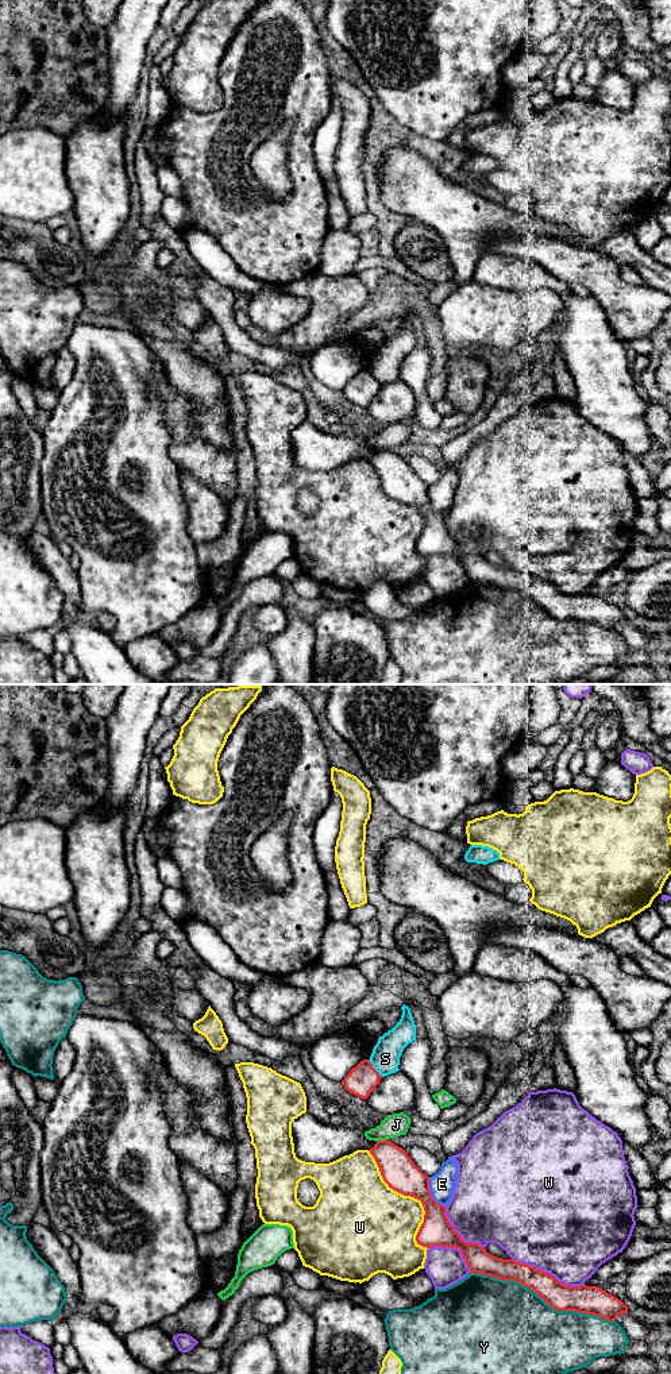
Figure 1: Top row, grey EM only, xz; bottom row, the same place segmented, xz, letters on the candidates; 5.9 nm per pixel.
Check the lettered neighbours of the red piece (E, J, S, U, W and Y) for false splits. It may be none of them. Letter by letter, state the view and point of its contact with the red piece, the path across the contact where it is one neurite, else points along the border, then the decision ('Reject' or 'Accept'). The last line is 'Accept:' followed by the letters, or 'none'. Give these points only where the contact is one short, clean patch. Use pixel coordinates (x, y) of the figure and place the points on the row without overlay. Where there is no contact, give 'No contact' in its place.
E: Touches red at xz (430, 502). Reject
J: Touches red at xz (382, 450). Reject
S: Touches red at xz (373, 377). Boundary: xz (367, 369), (382, 385). Reject
U: Touches red at xz (412, 505). Reject
W: Touches red at xz (548, 582). Reject
Y: Touches red at xz (543, 608). Reject
Accept: none

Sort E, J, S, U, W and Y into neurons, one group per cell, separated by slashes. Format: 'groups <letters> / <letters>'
groups E / J / S / U / W / Y

